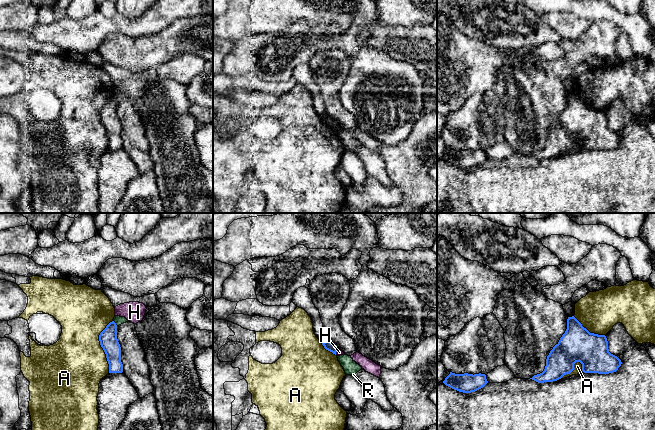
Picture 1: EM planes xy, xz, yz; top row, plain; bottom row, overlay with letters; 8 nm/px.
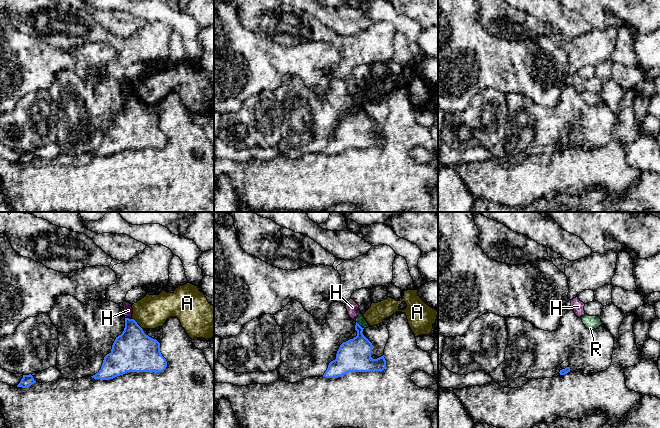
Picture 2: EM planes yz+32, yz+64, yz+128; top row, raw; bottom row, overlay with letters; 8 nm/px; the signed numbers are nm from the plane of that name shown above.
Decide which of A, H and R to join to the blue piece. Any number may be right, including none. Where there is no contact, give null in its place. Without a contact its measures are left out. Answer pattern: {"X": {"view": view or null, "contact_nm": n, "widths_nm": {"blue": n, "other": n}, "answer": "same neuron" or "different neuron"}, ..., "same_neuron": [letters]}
{"A": {"view": "xy", "contact_nm": 420, "widths_nm": {"blue": 140, "other": 480}, "answer": "different neuron"}, "H": {"view": "xz", "contact_nm": 50, "widths_nm": {"blue": 70, "other": 50}, "answer": "different neuron"}, "R": {"view": "xy", "contact_nm": 60, "widths_nm": {"blue": 140, "other": 70}, "answer": "different neuron"}, "same_neuron": []}

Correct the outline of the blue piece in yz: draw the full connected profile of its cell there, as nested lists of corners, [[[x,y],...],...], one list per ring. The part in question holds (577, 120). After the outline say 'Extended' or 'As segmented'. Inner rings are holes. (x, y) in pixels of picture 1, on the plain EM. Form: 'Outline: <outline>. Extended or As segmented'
Outline: [[[568,93],[567,105],[559,118],[553,123],[546,135],[546,142],[542,149],[534,151],[532,156],[538,159],[553,158],[574,146],[574,140],[580,138],[584,149],[609,150],[616,148],[621,142],[621,136],[611,130],[608,125],[608,117],[605,111],[590,109],[574,93]]]. As segmented

